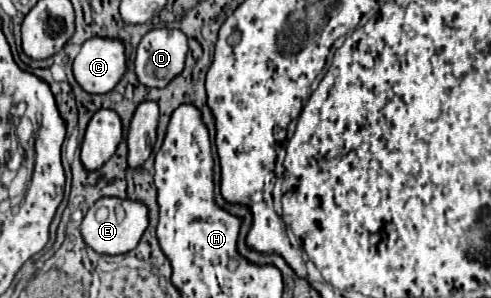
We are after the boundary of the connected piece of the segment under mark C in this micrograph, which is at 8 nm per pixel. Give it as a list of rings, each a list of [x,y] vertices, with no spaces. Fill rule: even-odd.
[[[89,38],[73,60],[75,80],[91,94],[113,90],[125,74],[125,46],[117,38]]]

